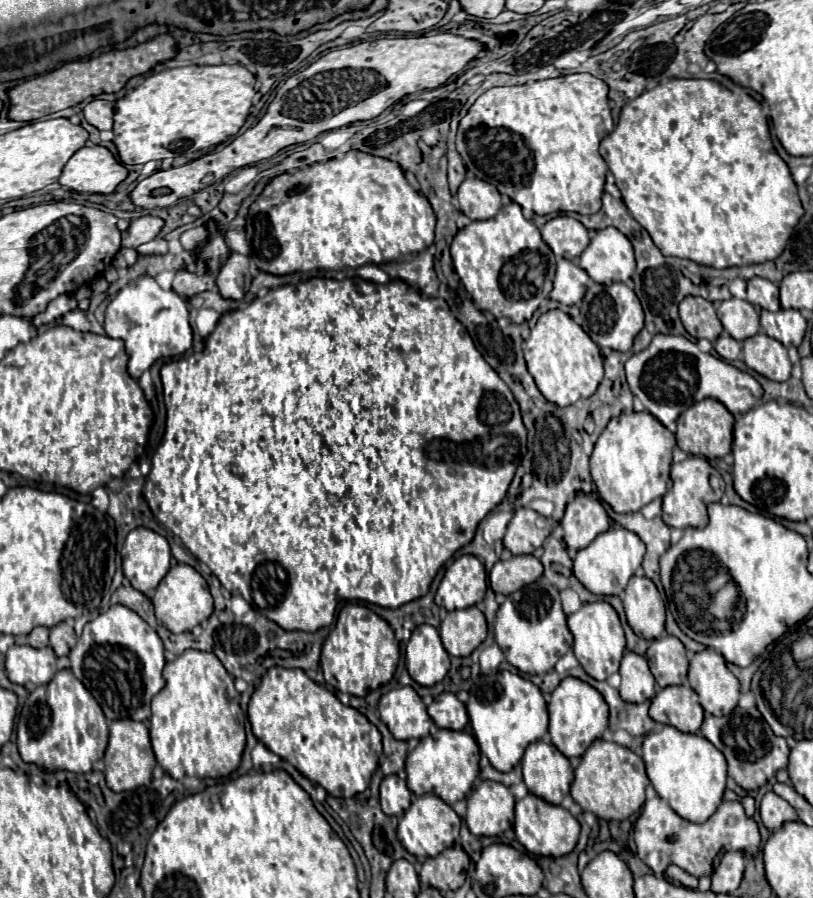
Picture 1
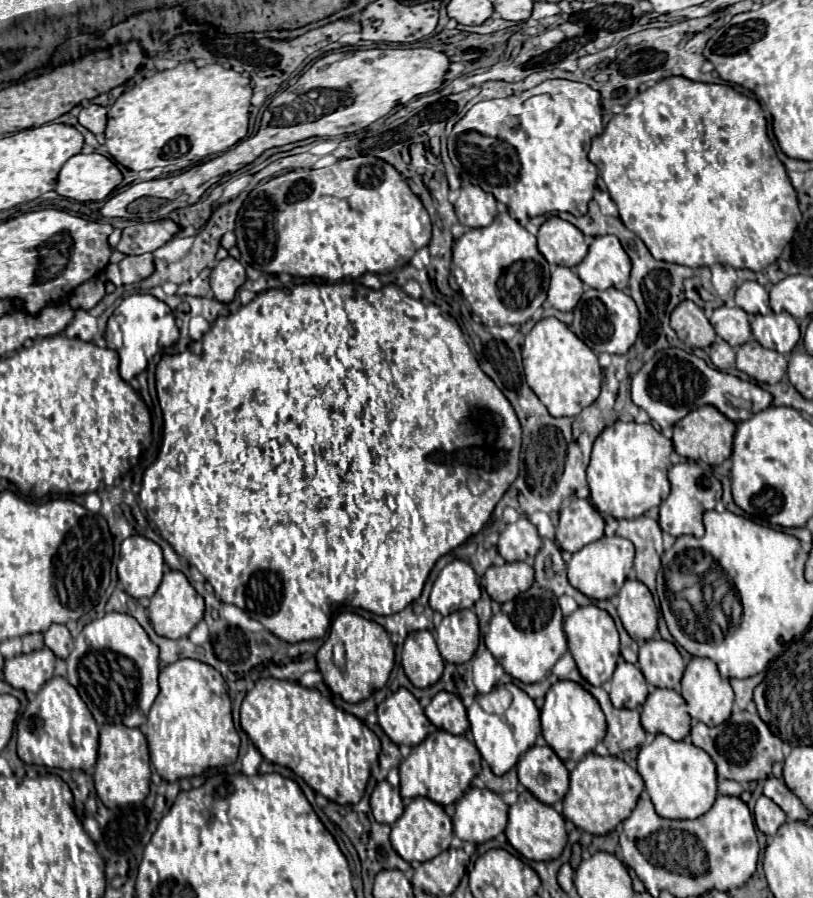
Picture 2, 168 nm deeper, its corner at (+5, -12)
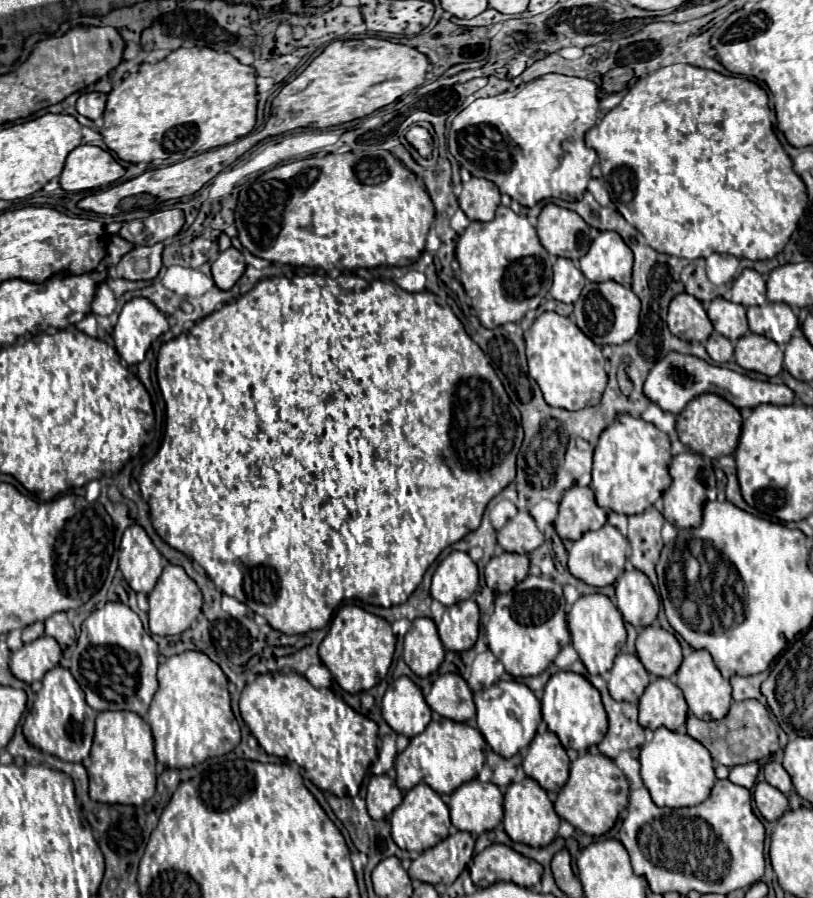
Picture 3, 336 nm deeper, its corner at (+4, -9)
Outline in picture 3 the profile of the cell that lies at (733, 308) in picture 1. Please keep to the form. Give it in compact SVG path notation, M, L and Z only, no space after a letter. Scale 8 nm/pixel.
M718 297L710 303L708 317L710 317L714 329L718 333L722 333L724 337L728 337L732 343L750 331L748 321L746 321L746 309L738 303L726 301L722 297Z

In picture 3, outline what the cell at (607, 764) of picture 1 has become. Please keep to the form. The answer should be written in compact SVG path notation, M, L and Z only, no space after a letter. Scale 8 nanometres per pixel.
M584 753L572 763L570 779L560 789L554 807L562 819L570 821L582 833L600 837L614 827L618 815L628 807L628 787L628 777L616 767L610 757Z

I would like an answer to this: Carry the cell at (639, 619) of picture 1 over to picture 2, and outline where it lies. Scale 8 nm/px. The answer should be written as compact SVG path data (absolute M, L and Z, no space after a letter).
M625 580L617 594L617 614L633 640L643 642L655 636L659 614L653 596L643 582Z

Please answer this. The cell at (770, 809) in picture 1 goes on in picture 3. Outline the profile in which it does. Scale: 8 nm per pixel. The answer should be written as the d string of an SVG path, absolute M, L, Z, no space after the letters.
M758 783L754 789L754 801L756 807L760 811L760 815L766 821L776 821L784 815L784 811L788 809L788 799L774 787L770 787L768 783Z

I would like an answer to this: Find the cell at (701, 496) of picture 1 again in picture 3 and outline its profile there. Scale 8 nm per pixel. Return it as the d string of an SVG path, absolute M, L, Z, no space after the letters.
M692 451L680 453L672 459L670 463L670 475L672 475L672 485L664 491L664 519L672 523L676 529L688 529L688 527L698 527L702 521L702 507L708 502L717 499L717 487L708 486L700 476L700 467L704 463L704 457Z

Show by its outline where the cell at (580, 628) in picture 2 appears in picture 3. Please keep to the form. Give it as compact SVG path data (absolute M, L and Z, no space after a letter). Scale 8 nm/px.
M582 595L566 615L568 629L572 635L572 645L578 651L582 663L586 665L590 675L604 675L612 669L614 657L626 643L624 619L618 607L606 595Z

